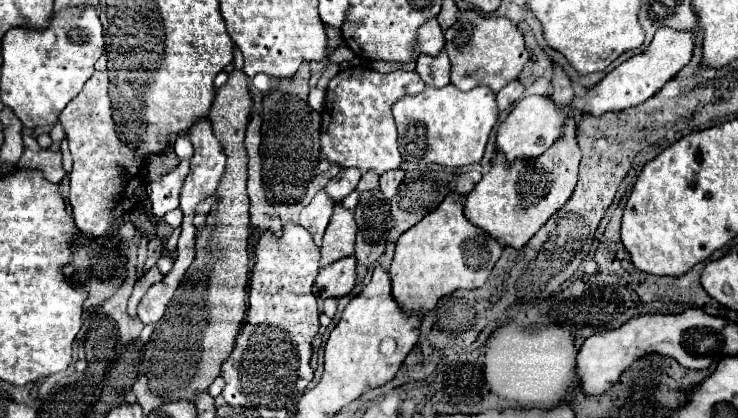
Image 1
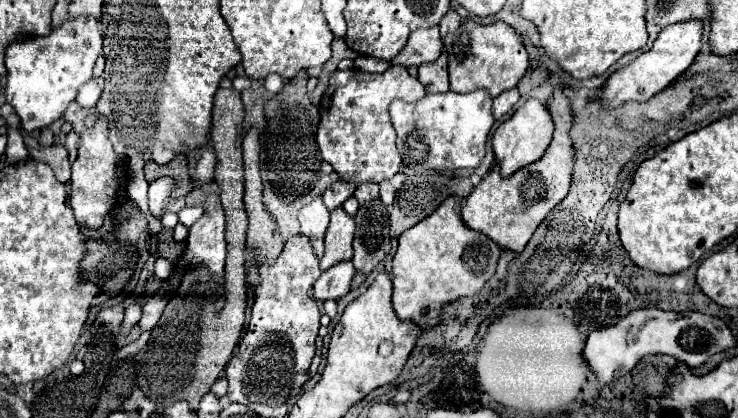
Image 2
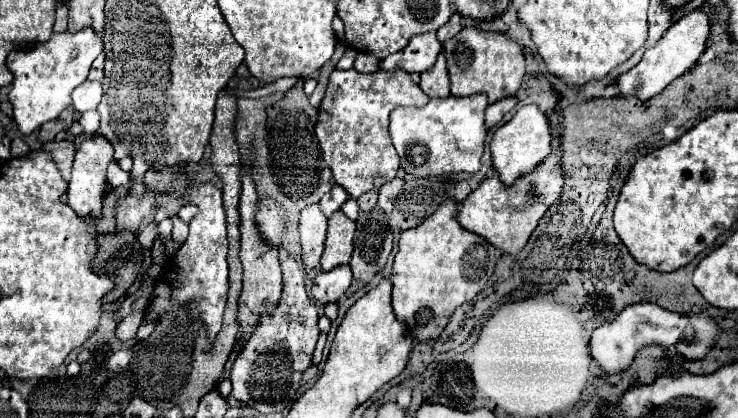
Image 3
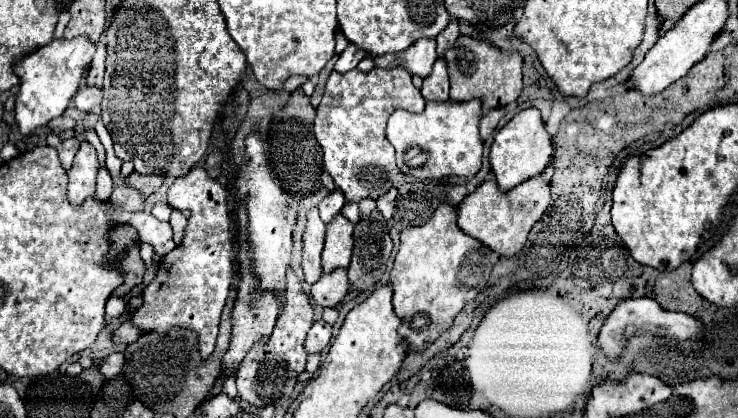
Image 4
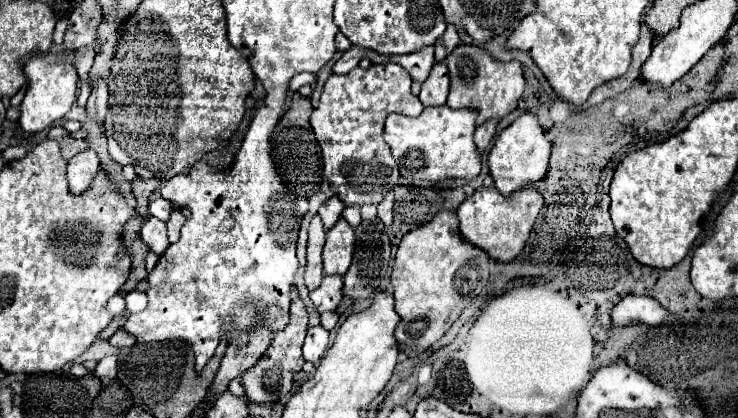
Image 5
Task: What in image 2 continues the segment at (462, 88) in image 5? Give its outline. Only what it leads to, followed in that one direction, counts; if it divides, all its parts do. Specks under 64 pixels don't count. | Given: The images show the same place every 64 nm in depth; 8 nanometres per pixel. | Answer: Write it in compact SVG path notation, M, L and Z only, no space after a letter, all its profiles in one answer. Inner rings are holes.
M466 20L456 32L444 38L444 48L450 66L450 90L458 94L484 88L492 98L496 98L500 92L516 88L528 68L528 54L522 38L504 22L482 26Z

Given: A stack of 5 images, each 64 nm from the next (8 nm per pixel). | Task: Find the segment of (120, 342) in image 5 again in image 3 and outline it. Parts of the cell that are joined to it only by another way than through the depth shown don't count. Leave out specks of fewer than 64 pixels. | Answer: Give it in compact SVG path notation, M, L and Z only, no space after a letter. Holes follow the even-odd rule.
M132 312L130 316L126 316L126 318L118 324L118 328L116 328L116 338L122 340L122 342L128 342L128 340L136 338L138 326L142 324L140 316L142 316L142 312Z

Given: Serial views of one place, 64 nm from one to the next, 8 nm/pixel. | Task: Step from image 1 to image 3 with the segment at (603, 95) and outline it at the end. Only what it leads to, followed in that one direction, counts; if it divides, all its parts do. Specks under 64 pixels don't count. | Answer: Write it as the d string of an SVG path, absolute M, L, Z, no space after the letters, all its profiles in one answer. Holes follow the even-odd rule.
M706 6L684 12L684 16L676 24L672 24L652 48L646 50L640 64L636 64L630 72L626 72L618 78L616 86L620 88L620 94L622 96L632 94L632 96L638 96L640 100L648 100L648 98L660 94L672 80L676 80L686 70L690 70L698 62L698 58L704 54L710 22L712 22L712 12Z

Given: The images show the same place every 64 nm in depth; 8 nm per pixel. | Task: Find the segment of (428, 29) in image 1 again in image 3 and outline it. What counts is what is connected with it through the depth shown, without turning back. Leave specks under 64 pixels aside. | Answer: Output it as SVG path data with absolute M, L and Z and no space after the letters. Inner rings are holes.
M426 32L424 36L412 38L410 44L404 50L380 60L380 68L382 70L402 68L410 74L412 72L422 74L422 72L426 72L428 68L434 66L440 50L442 50L442 44L438 42L436 32Z

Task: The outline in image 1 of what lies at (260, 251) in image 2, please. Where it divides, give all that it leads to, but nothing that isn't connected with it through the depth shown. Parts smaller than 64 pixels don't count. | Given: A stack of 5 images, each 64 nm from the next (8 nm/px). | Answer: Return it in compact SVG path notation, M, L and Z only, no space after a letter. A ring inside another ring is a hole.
M254 114L250 118L246 130L246 152L248 152L248 198L250 198L250 224L254 228L254 236L262 236L264 232L280 238L282 222L274 208L264 198L262 188L262 158L260 158L260 116Z

